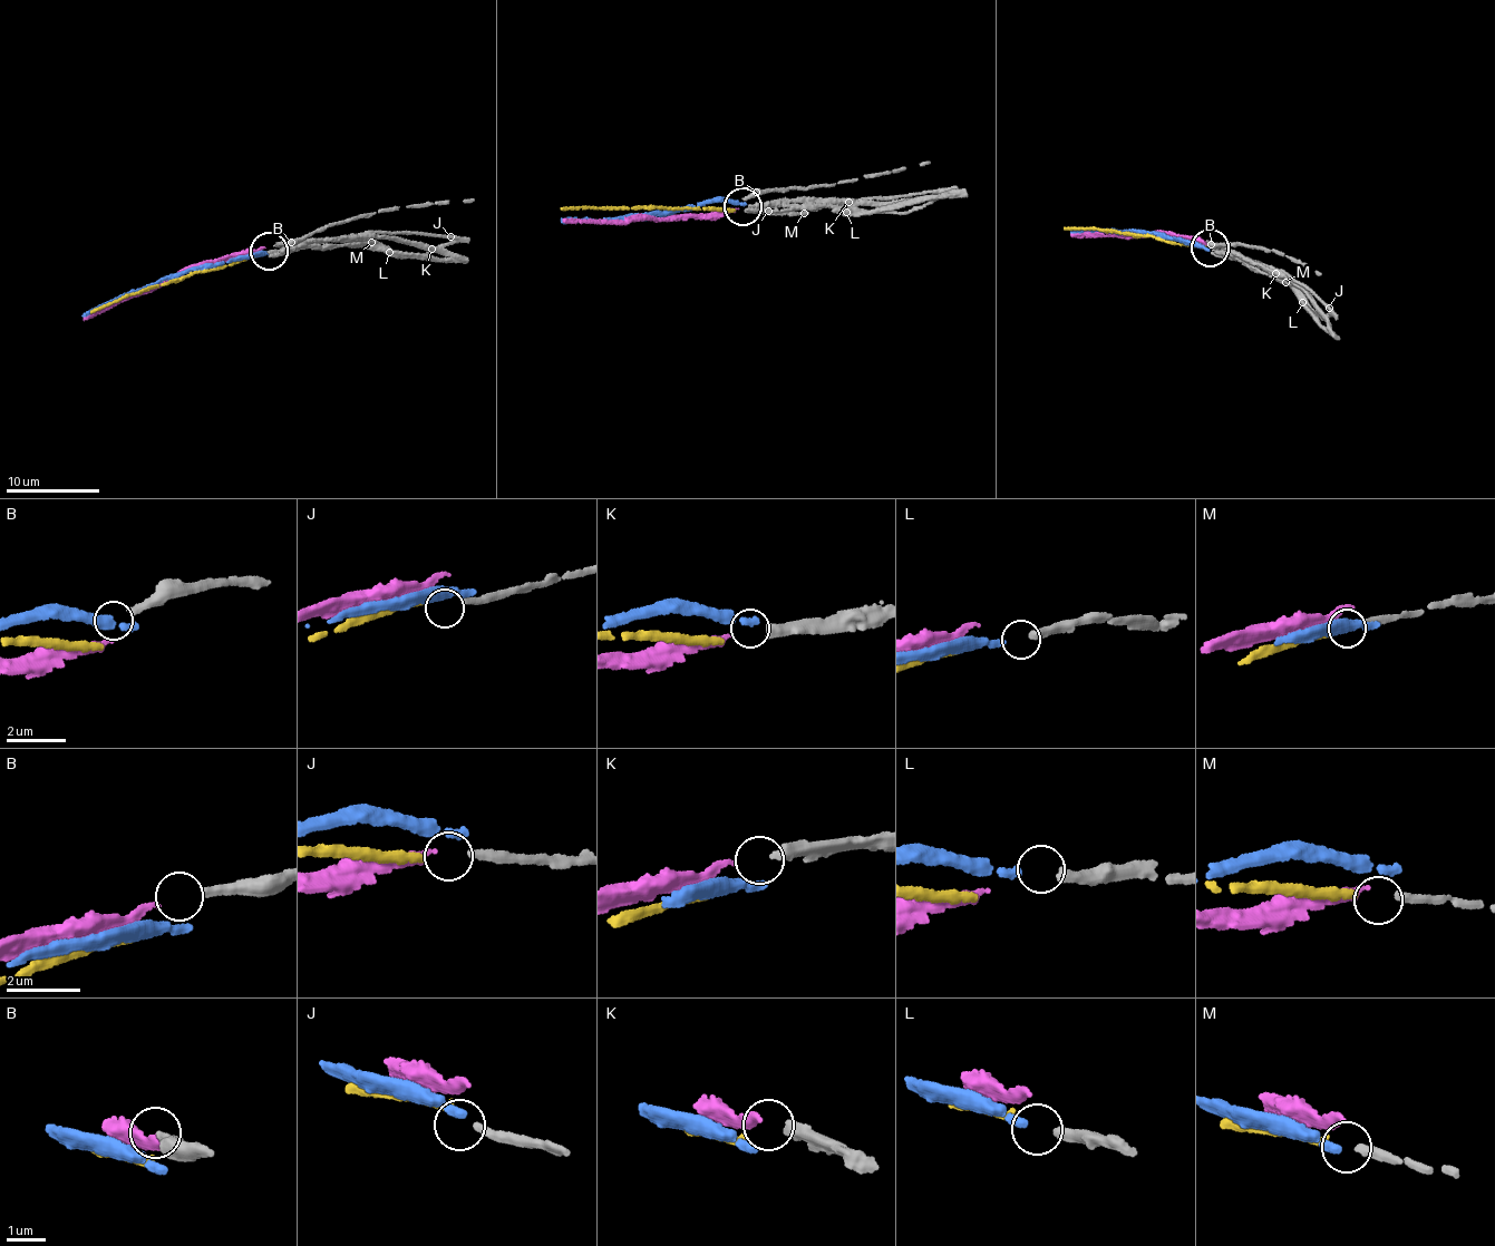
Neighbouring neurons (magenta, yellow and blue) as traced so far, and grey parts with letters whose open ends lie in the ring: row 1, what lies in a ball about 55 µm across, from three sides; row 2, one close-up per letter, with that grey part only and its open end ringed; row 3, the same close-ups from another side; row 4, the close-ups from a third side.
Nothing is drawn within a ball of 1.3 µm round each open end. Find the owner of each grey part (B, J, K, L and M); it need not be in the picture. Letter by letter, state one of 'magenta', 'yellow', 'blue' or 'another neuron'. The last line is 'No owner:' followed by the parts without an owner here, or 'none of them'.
B: another neuron
J: another neuron
K: magenta
L: blue
M: yellow
No owner: B, J

